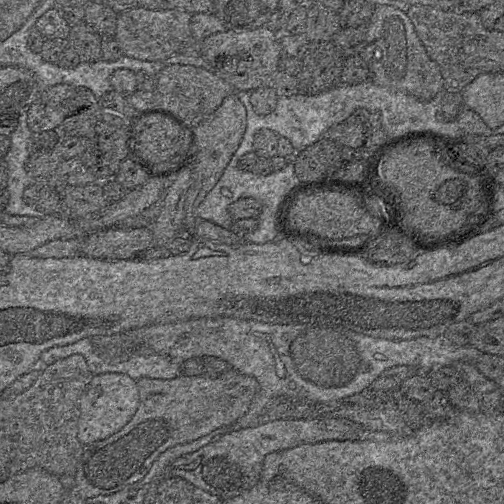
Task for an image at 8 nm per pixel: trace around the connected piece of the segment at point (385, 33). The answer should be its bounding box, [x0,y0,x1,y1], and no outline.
[359,5,444,100]

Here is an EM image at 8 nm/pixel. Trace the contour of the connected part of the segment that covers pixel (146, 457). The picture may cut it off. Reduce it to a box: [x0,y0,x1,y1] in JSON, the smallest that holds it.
[74,369,259,500]

